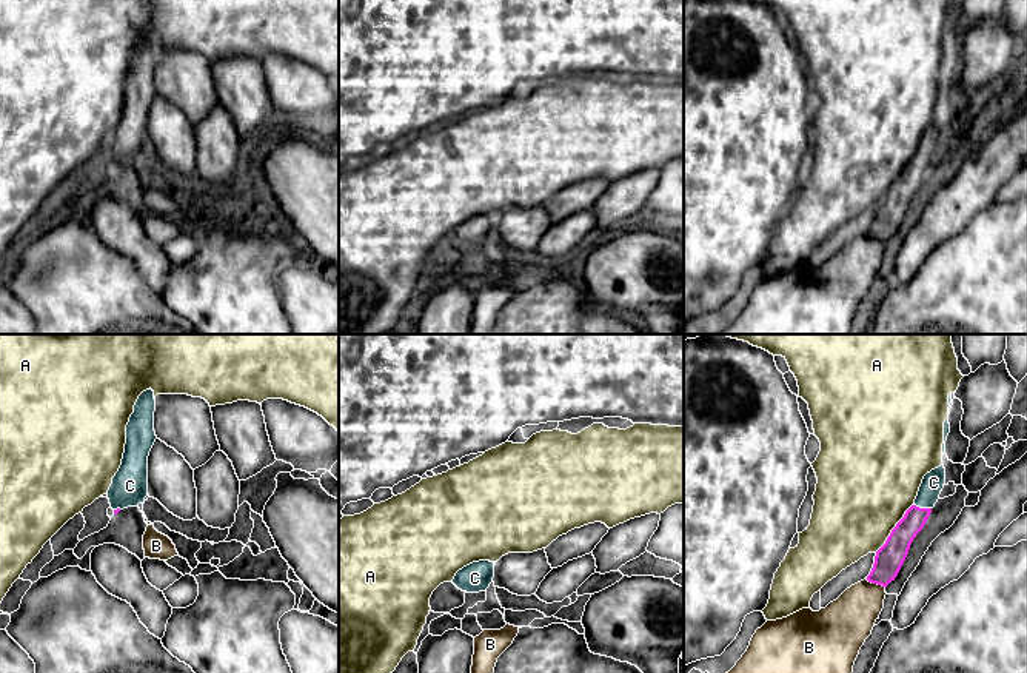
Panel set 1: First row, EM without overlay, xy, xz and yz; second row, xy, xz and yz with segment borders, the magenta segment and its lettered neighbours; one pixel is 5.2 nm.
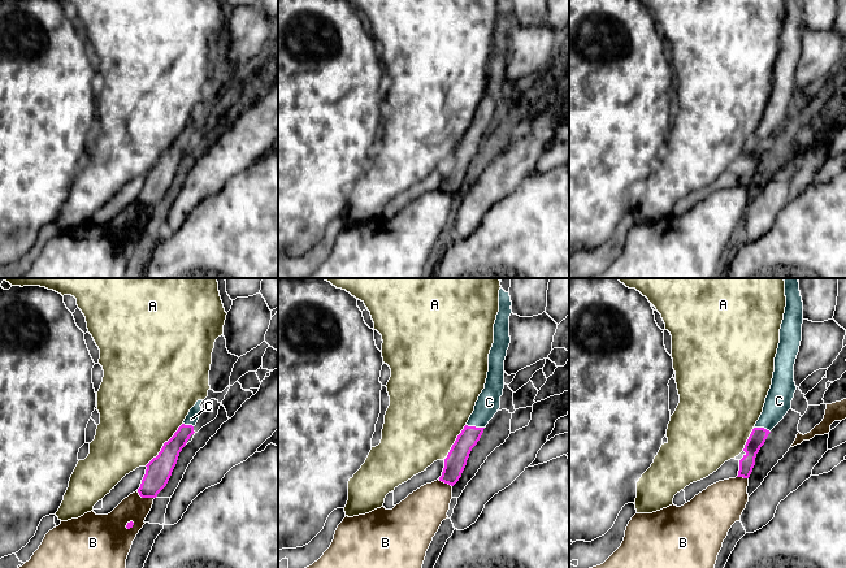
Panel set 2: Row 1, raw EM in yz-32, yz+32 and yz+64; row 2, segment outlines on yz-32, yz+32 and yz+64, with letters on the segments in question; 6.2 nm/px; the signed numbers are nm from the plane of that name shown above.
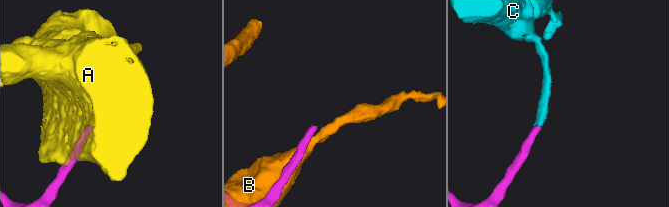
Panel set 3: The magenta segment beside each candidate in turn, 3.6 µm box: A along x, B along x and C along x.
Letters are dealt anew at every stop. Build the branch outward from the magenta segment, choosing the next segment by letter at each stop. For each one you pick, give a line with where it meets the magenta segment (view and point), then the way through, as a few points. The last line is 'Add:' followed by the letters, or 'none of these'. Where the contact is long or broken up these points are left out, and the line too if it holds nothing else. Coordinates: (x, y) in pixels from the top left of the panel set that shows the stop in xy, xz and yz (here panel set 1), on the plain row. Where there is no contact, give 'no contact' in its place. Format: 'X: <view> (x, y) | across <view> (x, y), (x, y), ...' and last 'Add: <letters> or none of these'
C: yz (923, 164) | across yz (896, 202), (907, 182), (923, 164), (933, 137)
Add: C

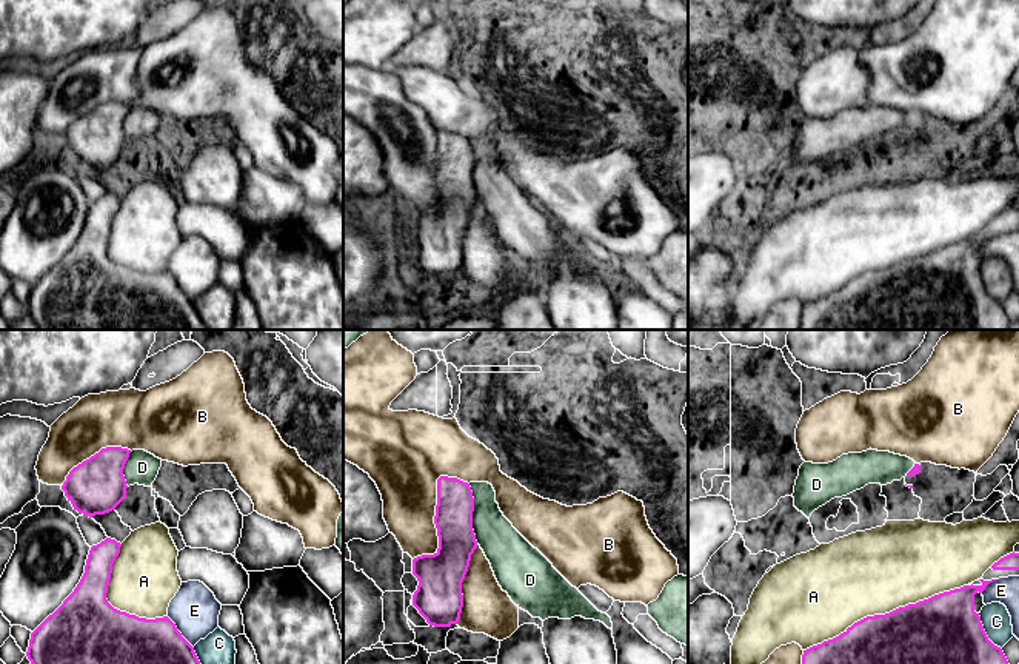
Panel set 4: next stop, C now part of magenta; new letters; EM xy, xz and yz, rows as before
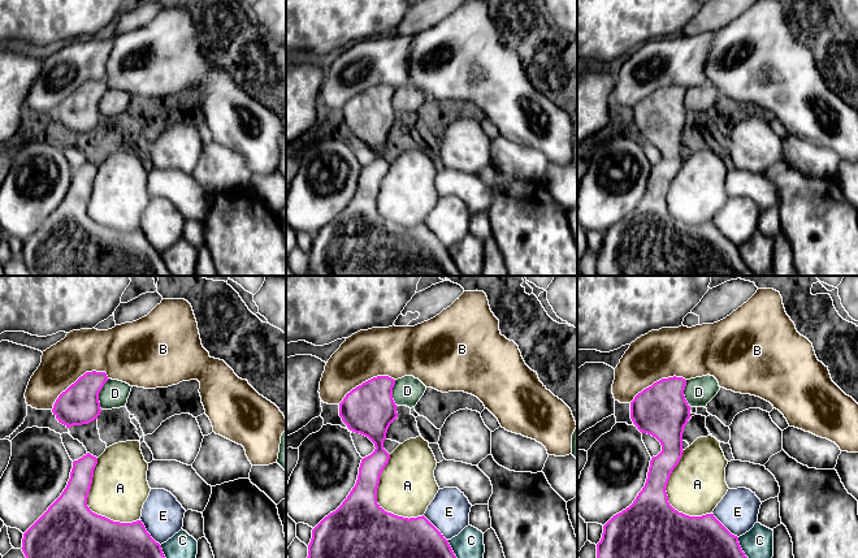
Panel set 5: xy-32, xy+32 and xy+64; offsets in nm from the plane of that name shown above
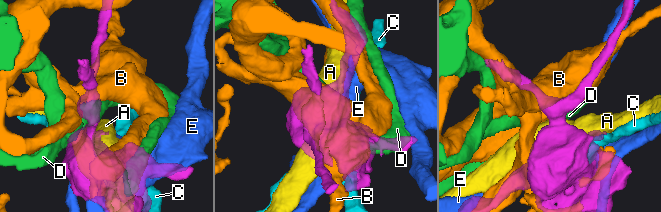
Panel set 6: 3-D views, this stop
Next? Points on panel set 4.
D: xz (471, 168) | across xz (453, 174), (462, 174), (471, 168), (504, 201)
Add: D

